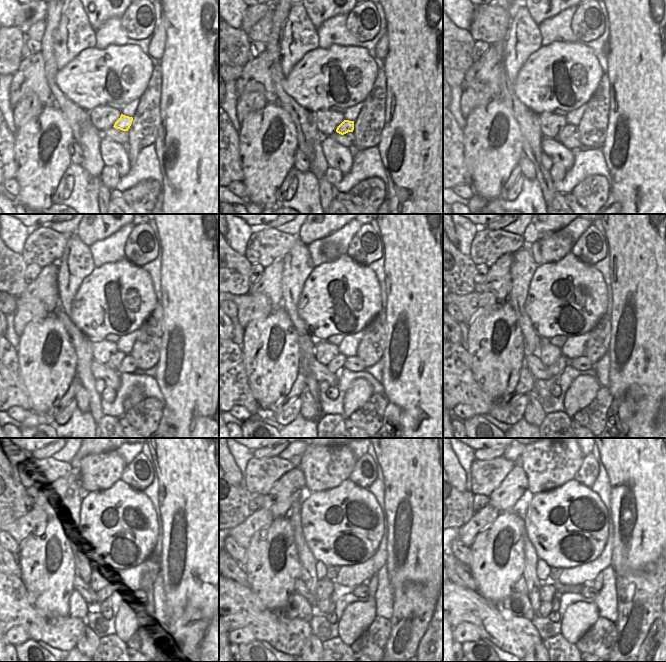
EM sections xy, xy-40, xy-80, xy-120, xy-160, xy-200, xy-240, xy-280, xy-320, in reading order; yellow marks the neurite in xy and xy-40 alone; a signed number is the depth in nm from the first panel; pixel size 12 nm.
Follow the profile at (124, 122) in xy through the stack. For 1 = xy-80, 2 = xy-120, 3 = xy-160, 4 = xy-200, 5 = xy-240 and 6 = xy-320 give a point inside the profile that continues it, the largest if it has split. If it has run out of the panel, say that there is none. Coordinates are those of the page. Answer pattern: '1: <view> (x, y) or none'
1: xy-80 (569, 129)
2: xy-120 (114, 362)
3: xy-160 (337, 363)
4: xy-200 (555, 369)
5: xy-240 (106, 593)
6: xy-320 (545, 608)

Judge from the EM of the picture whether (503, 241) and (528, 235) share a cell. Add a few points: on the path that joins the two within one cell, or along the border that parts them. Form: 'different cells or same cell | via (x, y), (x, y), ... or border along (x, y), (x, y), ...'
different cells | border along (521, 236), (526, 244)

